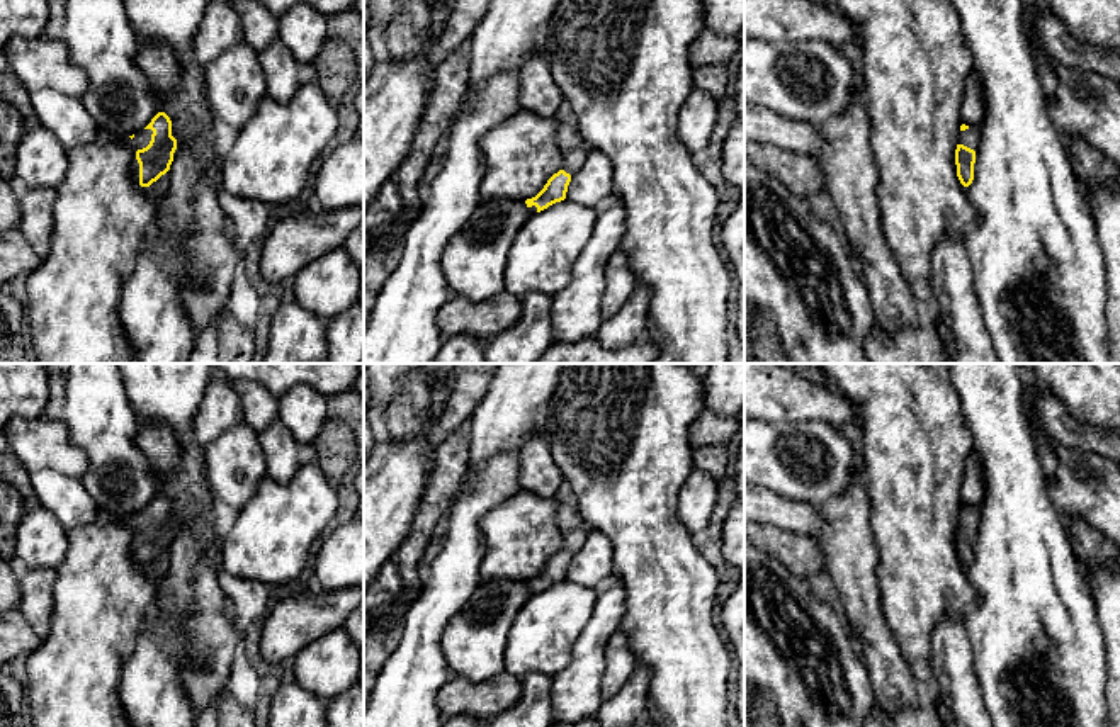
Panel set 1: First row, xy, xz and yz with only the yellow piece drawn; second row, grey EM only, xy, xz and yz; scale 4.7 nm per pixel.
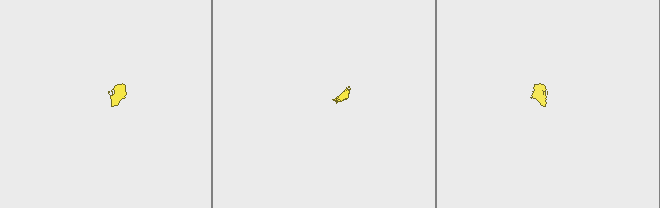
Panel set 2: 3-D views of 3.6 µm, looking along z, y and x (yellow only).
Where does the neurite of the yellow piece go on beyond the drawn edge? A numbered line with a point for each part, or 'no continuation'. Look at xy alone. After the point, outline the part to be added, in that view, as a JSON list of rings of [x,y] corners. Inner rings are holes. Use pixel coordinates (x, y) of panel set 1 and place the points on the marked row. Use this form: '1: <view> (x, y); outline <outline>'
1: xy (141, 140); outline [[[143,129],[143,131],[136,132],[133,139],[127,138],[127,144],[133,148],[133,153],[134,153],[131,173],[133,173],[133,178],[134,178],[136,183],[139,183],[139,163],[136,160],[136,151],[143,149],[150,144],[151,134],[153,134],[151,129]]]

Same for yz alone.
1: yz (969, 138); outline [[[965,129],[960,131],[959,144],[964,144],[974,151],[977,151],[979,131],[977,129]]]

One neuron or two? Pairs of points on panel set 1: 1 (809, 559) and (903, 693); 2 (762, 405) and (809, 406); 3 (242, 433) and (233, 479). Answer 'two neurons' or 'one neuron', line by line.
1: two neurons
2: one neuron
3: one neuron

